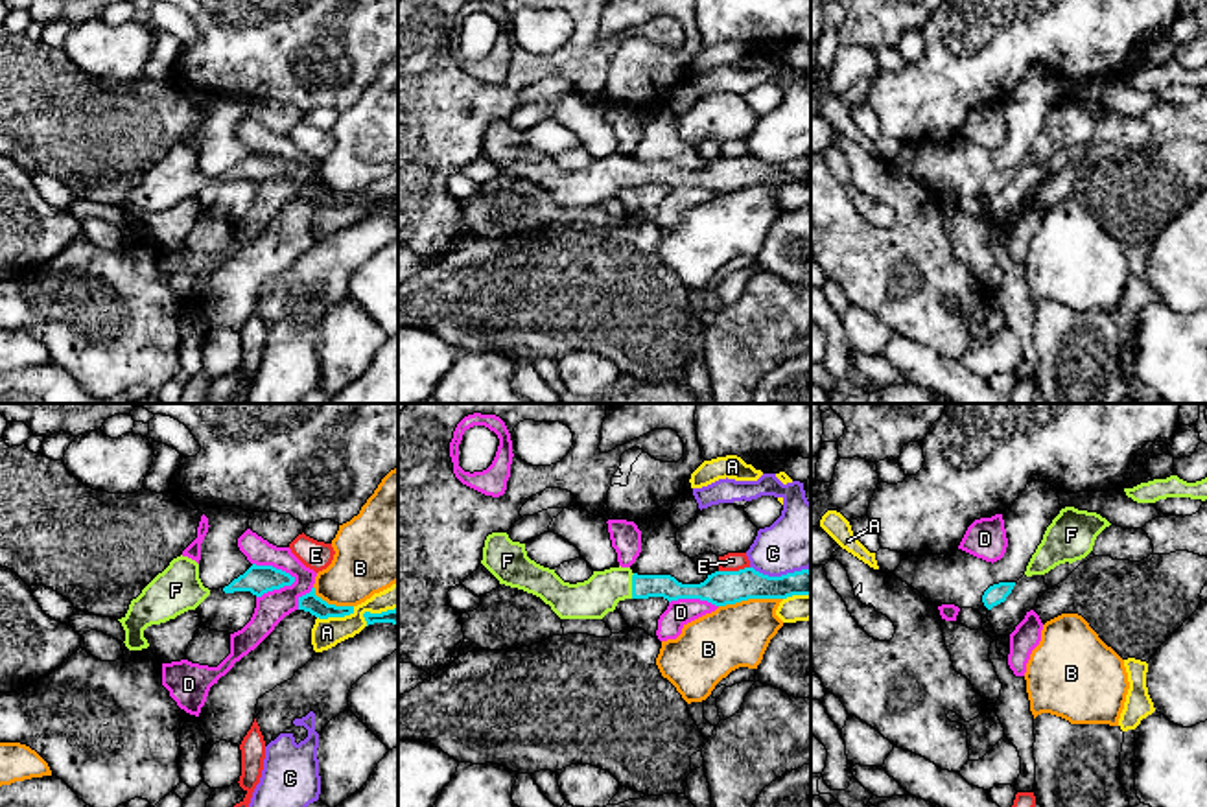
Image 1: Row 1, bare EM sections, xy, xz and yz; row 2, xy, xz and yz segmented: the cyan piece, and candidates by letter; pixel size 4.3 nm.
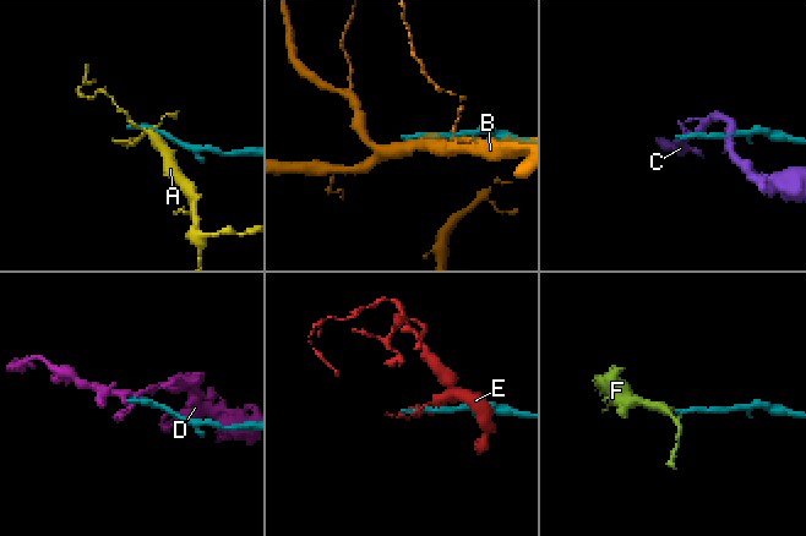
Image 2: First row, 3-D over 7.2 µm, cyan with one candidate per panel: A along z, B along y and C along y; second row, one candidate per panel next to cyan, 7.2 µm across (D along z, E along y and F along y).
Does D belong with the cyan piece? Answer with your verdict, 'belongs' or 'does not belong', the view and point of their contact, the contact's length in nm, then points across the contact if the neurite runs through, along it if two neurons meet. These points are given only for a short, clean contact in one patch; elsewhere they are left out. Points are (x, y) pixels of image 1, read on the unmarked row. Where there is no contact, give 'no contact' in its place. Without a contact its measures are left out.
does not belong; meets cyan in xy at (275, 155); contact 200 nm long; border along xy (253, 150), (281, 155), (295, 168)

